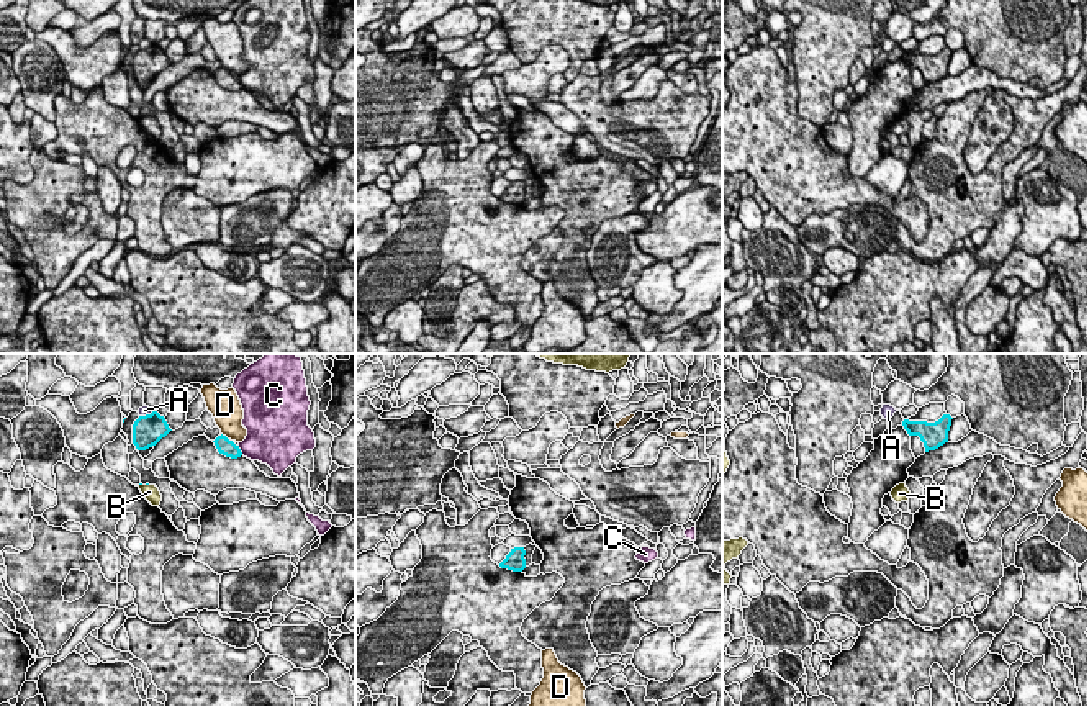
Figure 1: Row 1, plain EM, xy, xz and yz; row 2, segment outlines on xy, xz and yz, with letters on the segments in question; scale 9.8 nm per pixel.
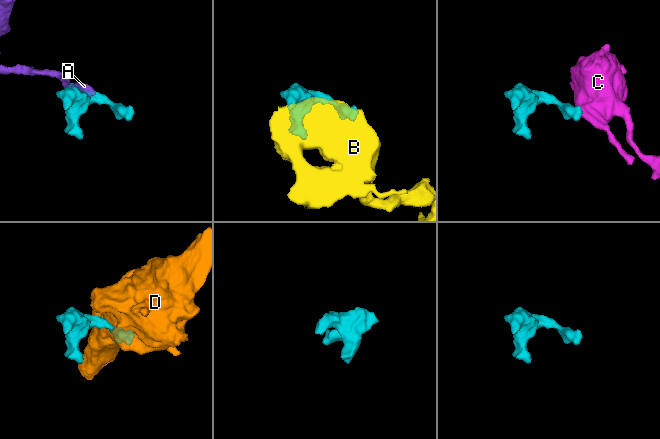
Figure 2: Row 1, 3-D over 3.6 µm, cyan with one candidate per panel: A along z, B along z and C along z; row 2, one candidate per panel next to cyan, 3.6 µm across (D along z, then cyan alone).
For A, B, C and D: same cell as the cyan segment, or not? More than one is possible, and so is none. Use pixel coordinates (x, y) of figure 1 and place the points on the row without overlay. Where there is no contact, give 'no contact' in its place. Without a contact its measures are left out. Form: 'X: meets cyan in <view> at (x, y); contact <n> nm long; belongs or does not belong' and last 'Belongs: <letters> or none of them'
A: meets cyan in xy at (146, 48); contact 150 nm long; does not belong
B: no contact; belongs
C: meets cyan in xy at (239, 84); contact 110 nm long; does not belong
D: meets cyan in xy at (225, 69); contact 110 nm long; does not belong
Belongs: B

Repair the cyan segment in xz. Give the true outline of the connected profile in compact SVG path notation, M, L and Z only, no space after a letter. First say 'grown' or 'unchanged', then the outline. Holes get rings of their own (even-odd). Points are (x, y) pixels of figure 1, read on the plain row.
unchanged | M514 180L506 188L506 192L499 197L499 200L513 203L513 205L522 205L526 201L526 192L524 192L524 188L526 188L524 180Z

